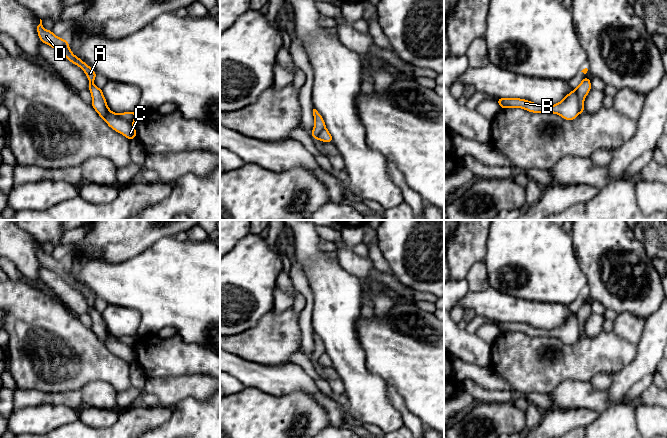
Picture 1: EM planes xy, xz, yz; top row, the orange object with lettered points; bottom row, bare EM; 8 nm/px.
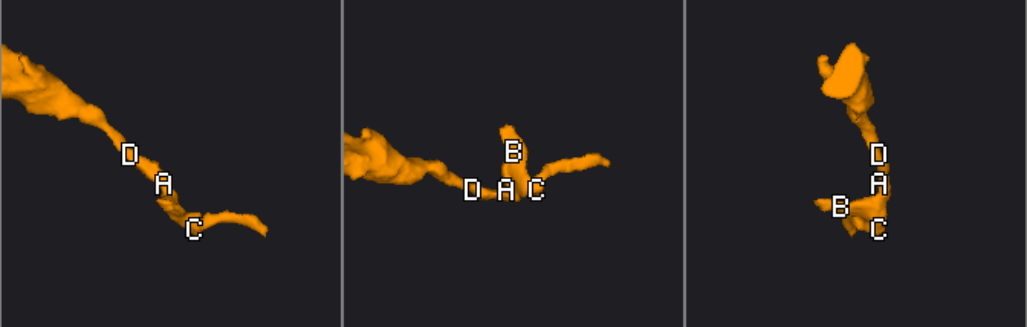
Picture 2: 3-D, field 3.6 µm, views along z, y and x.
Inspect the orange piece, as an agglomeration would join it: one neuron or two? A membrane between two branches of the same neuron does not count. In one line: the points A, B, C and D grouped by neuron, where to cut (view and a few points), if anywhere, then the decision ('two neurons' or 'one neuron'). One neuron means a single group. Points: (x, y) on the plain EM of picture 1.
groups A C D / B; cut yz (575, 312), (578, 318), (579, 336); two neurons

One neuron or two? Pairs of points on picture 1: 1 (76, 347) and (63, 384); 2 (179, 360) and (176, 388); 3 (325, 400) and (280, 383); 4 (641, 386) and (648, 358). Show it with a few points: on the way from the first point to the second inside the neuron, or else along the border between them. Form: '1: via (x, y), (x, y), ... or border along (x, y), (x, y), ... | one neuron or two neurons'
1: via (67, 356), (63, 360), (63, 375) | one neuron
2: border along (200, 373), (154, 378) | two neurons
3: via (314, 390), (305, 383), (291, 383) | one neuron
4: border along (652, 374), (639, 379), (625, 393) | two neurons

